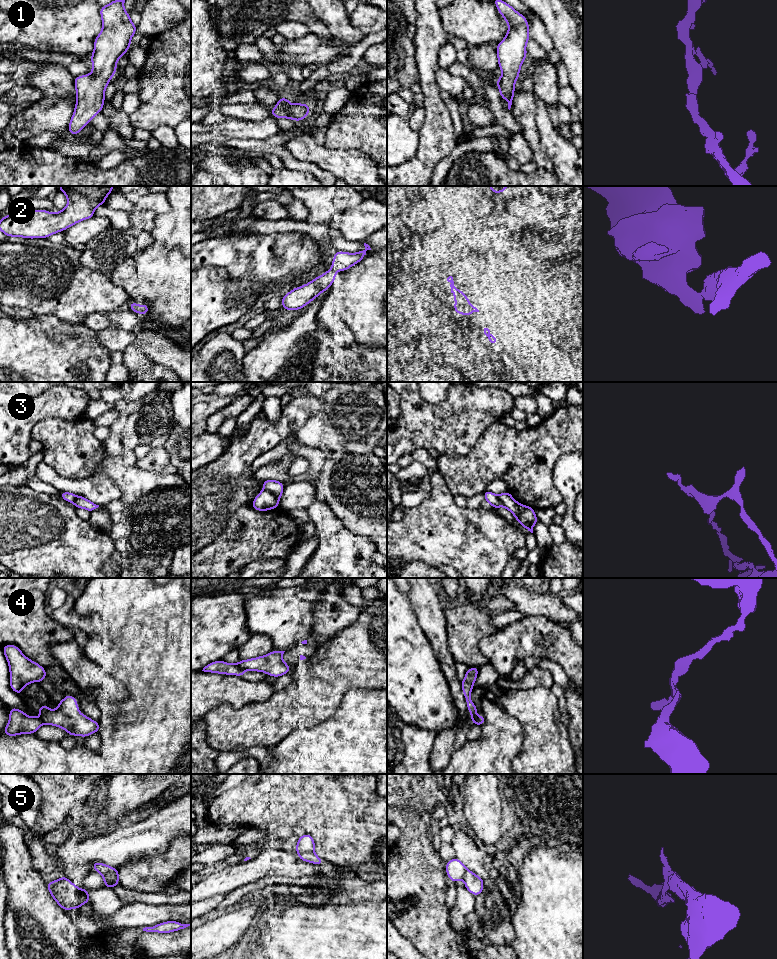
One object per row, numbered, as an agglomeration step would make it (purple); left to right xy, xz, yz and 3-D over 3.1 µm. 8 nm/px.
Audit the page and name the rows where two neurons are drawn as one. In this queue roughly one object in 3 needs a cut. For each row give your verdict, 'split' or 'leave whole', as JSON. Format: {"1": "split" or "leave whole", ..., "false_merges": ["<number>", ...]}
{"1": "leave whole", "2": "leave whole", "3": "split", "4": "split", "5": "split", "false_merges": ["3", "4", "5"]}

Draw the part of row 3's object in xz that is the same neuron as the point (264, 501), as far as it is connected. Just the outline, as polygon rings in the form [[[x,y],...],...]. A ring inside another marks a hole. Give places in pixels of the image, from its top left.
[[[263,489],[256,495],[251,505],[257,511],[267,511],[279,507],[279,500],[272,493]]]

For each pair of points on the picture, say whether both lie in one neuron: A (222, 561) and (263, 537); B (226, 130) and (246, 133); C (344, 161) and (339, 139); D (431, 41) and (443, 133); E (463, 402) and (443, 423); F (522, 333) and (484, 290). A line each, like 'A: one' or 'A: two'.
A: one
B: one
C: two
D: one
E: one
F: one

